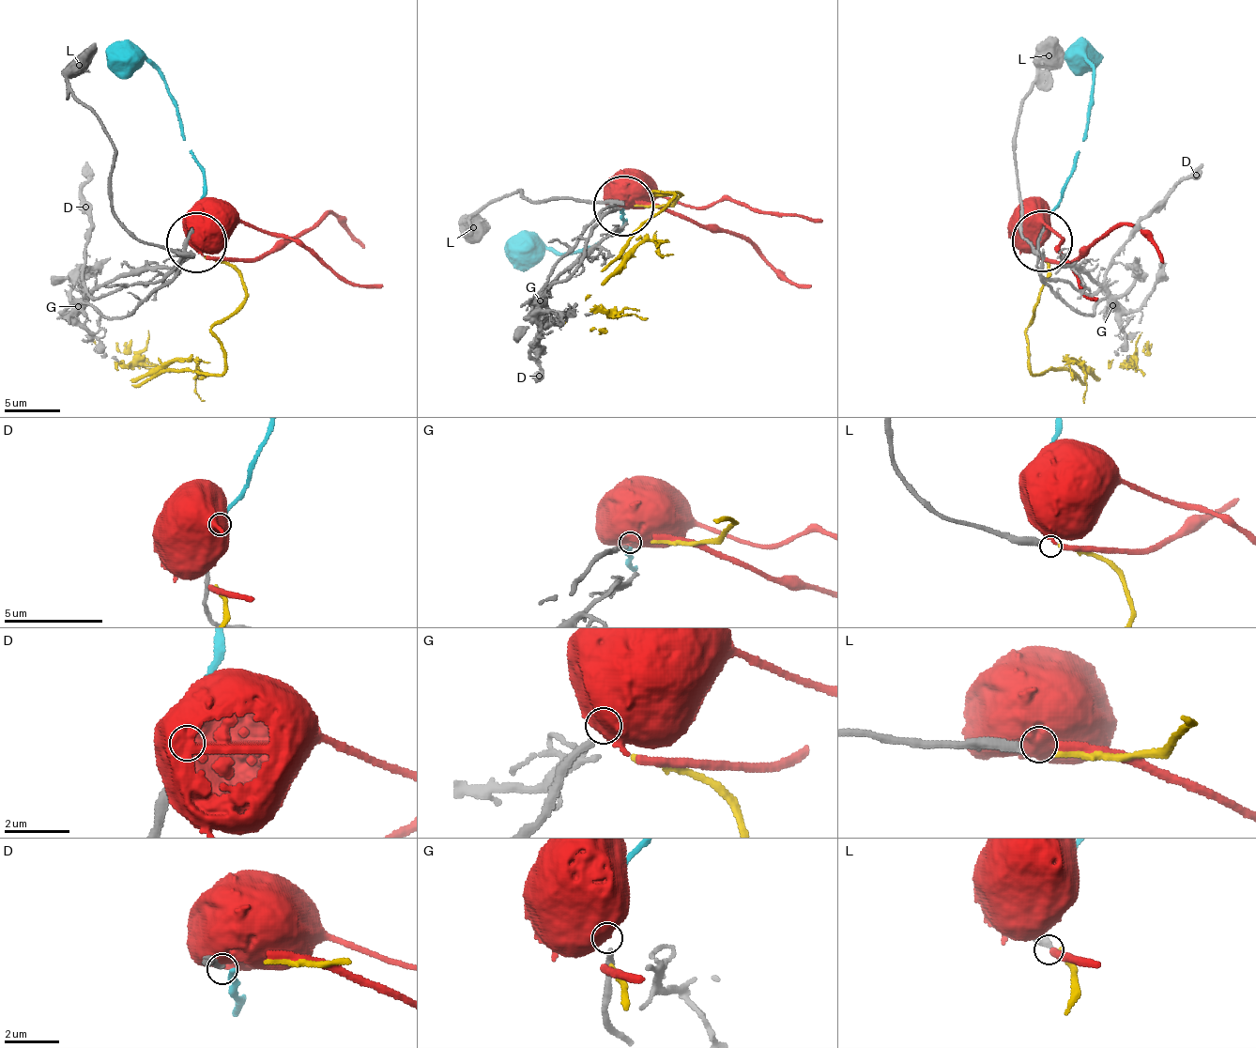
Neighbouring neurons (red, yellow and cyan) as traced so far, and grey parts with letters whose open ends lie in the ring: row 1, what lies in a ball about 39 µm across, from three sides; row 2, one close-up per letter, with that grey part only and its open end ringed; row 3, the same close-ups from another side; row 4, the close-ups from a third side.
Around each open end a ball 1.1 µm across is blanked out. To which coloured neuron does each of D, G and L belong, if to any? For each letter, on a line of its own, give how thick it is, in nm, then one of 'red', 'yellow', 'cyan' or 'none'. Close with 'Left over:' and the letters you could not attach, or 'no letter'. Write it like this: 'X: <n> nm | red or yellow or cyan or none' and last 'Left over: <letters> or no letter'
D: 200 nm | cyan
G: 240 nm | none
L: 320 nm | yellow
Left over: G

